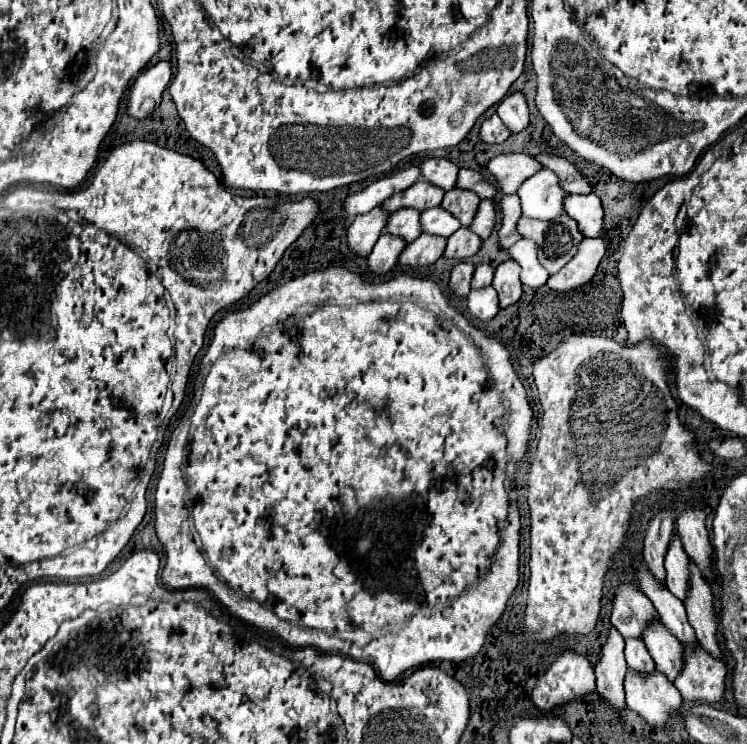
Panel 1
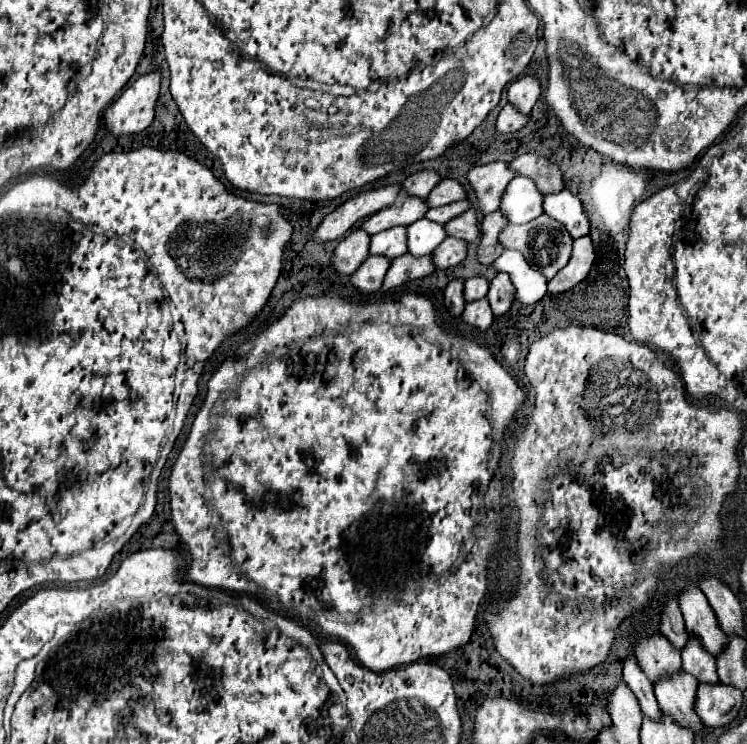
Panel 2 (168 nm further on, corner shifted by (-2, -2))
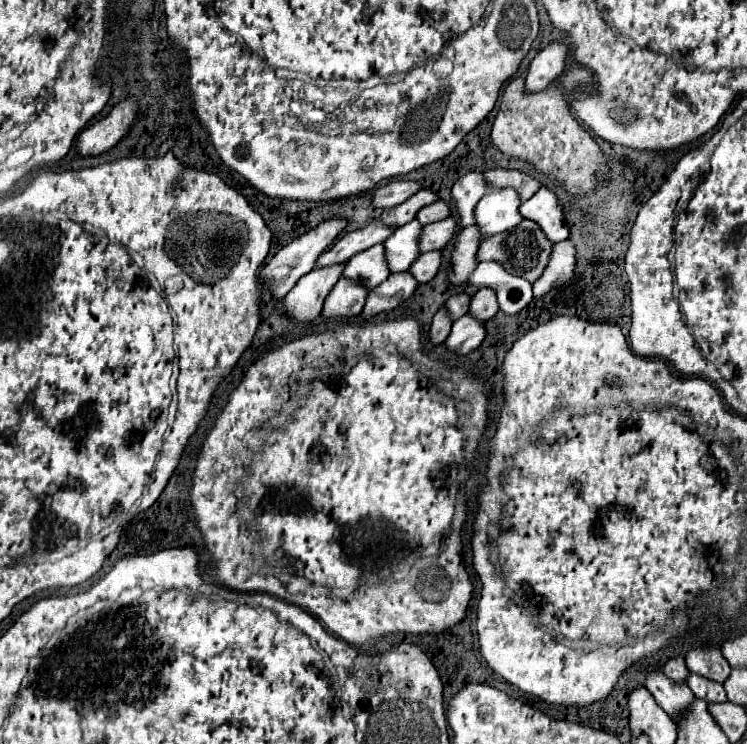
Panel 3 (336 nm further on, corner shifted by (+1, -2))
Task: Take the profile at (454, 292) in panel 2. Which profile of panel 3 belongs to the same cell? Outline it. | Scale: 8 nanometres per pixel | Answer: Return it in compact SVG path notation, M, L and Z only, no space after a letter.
M440 306L440 310L436 312L436 316L432 320L432 326L430 326L430 340L434 344L444 342L448 338L448 334L450 334L450 326L452 326L452 318L448 316L446 306Z

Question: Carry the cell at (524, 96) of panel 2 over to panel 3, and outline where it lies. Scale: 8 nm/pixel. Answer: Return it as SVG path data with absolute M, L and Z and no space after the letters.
M550 44L544 50L540 50L532 60L524 80L526 94L542 92L556 76L560 76L564 70L566 56L568 56L568 46L564 44Z

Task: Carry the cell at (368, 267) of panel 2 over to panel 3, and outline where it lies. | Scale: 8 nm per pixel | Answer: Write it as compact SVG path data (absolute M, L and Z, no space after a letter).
M340 278L338 284L332 288L324 302L324 316L354 316L360 314L368 296L368 288L364 284L350 280L350 278Z

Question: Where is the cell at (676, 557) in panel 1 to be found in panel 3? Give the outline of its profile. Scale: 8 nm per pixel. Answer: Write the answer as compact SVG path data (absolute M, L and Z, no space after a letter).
M716 646L692 648L686 654L686 666L690 672L712 678L716 682L724 682L724 678L728 678L728 674L730 674L730 664L722 656L720 648L716 648Z

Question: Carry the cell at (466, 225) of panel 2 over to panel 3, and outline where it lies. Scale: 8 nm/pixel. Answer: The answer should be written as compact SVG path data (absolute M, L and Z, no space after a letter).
M454 216L424 226L424 234L420 238L420 252L442 250L454 238L456 226L458 226L458 222Z

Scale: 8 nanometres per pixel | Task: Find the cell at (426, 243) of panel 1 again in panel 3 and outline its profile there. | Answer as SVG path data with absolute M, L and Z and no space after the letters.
M408 272L390 274L388 280L384 280L380 286L376 286L368 294L368 300L366 300L366 306L362 312L364 318L370 318L370 316L376 316L378 312L396 308L400 302L410 298L416 288L418 288L418 282L412 274L408 274Z

